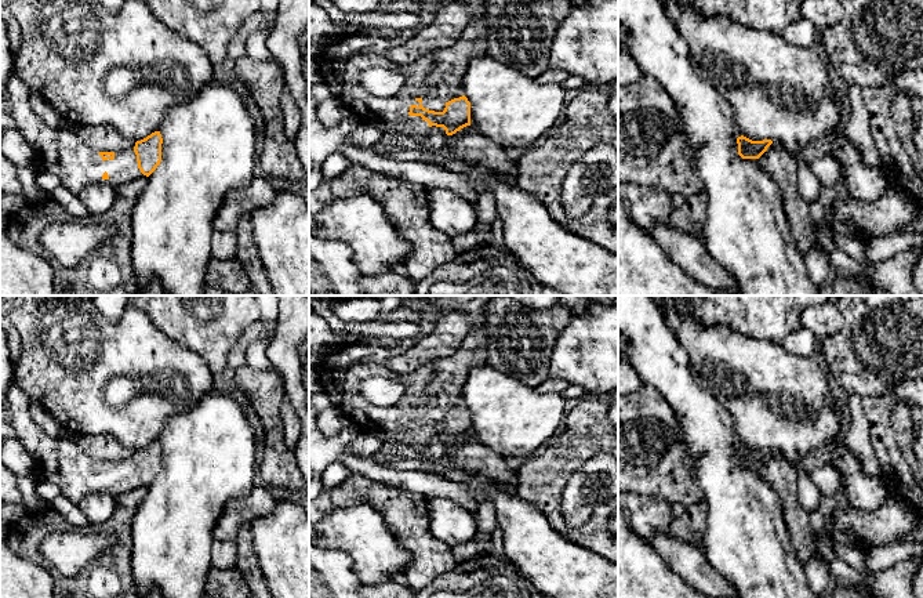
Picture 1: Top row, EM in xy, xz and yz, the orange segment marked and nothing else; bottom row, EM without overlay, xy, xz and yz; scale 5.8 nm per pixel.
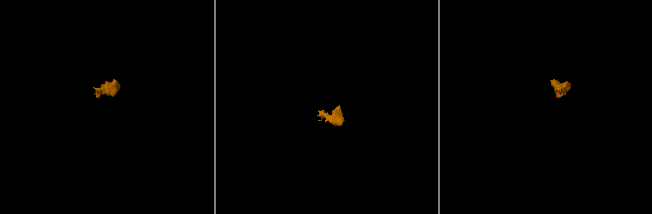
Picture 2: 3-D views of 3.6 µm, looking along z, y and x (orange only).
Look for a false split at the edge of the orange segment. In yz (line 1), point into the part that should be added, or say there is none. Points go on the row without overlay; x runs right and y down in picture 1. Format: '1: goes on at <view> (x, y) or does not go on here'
1: does not go on here

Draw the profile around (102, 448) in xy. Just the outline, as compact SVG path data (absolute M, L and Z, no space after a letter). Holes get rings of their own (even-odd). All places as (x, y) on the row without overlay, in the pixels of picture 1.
M76 435L75 442L87 457L97 461L123 461L135 456L134 449L110 435Z

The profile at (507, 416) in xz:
M491 367L470 369L464 385L464 405L470 412L470 435L480 445L509 459L531 457L546 443L566 417L566 399L556 392L538 394L534 387Z

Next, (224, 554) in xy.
M214 540L211 550L211 565L212 568L228 570L236 568L236 541Z

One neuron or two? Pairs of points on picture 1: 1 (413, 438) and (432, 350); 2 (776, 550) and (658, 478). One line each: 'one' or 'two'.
1: two
2: two

